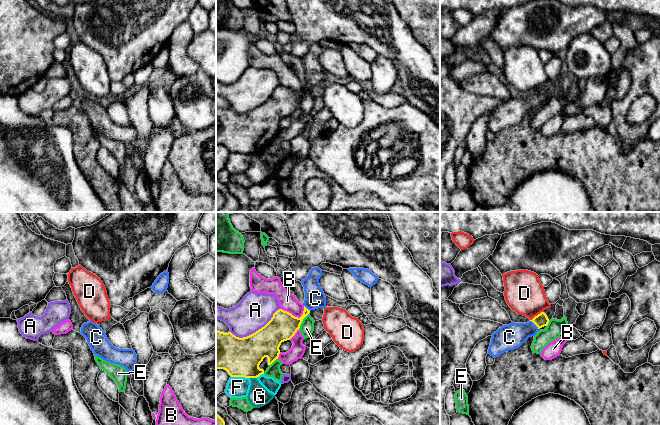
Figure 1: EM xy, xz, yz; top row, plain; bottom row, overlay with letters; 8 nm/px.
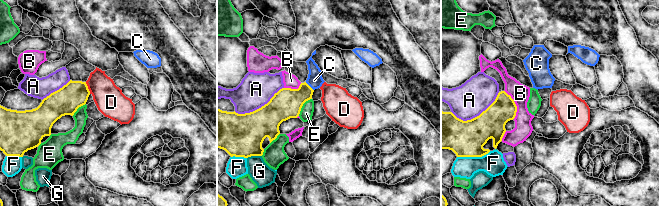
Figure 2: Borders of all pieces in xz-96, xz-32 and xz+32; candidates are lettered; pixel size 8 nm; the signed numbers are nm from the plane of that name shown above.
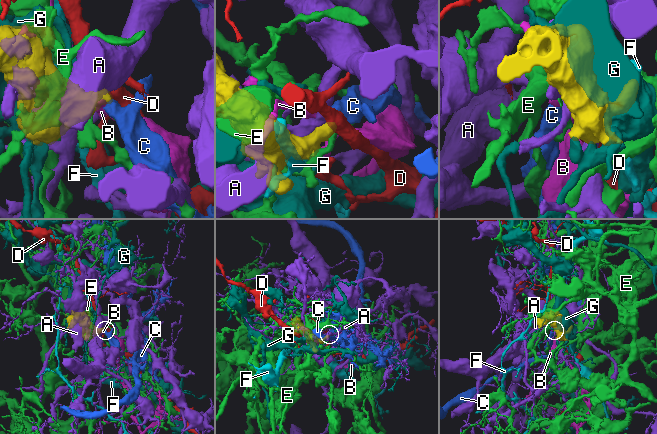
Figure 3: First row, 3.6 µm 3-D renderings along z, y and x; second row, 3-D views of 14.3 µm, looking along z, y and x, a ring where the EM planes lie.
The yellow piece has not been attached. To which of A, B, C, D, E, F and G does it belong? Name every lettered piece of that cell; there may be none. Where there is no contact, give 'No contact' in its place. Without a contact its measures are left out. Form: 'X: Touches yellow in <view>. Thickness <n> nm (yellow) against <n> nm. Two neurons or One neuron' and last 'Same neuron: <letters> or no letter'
A: Touches yellow in xz. Thickness 320 nm (yellow) against 280 nm. Two neurons
B: Touches yellow in xz. Thickness 220 nm (yellow) against 140 nm. Two neurons
C: Touches yellow in yz. Thickness 110 nm (yellow) against 200 nm. One neuron
D: Touches yellow in yz. Thickness 110 nm (yellow) against 320 nm. Two neurons
E: Touches yellow in xz. Thickness 220 nm (yellow) against 110 nm. Two neurons
F: Touches yellow in xz. Thickness 320 nm (yellow) against 180 nm. Two neurons
G: Touches yellow in xz. Thickness 320 nm (yellow) against 170 nm. Two neurons
Same neuron: C

